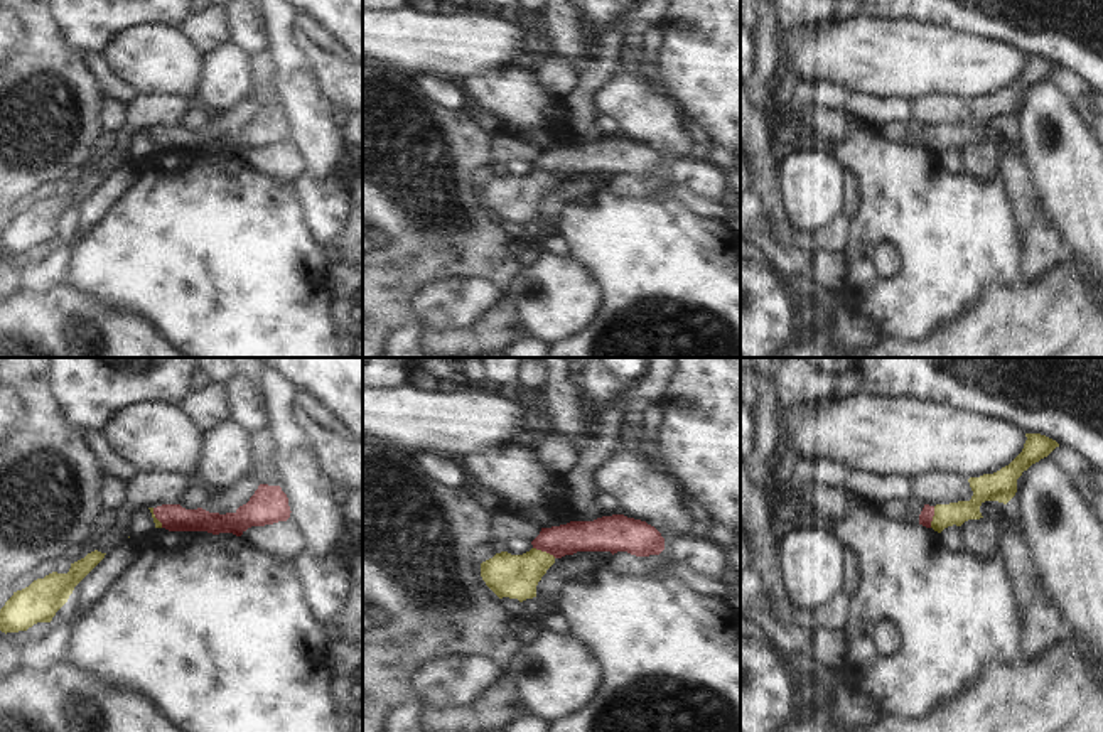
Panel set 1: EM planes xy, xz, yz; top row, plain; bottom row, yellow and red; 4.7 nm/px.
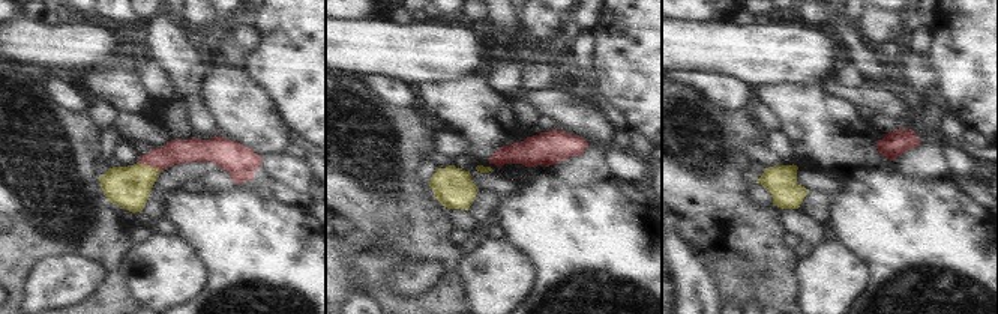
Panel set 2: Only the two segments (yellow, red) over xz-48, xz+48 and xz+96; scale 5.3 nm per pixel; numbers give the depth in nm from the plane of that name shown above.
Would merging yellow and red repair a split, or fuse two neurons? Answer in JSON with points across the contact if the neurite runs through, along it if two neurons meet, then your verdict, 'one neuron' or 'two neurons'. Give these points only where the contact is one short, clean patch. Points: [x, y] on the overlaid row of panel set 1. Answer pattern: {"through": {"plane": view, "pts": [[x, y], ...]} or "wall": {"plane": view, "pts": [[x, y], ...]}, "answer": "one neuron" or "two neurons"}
{"through": {"plane": "xz", "pts": [[510, 575], [521, 574], [545, 552], [555, 542], [574, 537]]}, "answer": "one neuron"}

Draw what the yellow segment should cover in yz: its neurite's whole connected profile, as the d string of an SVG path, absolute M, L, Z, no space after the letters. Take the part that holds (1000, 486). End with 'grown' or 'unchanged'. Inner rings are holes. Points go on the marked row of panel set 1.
M1025 433L1027 440L1022 452L1005 467L993 474L970 477L973 496L970 501L958 501L950 504L924 504L919 514L919 525L933 528L941 533L948 526L961 526L968 519L983 518L980 506L985 501L998 501L1007 504L1017 492L1017 479L1032 464L1047 457L1059 444L1041 433Z | grown

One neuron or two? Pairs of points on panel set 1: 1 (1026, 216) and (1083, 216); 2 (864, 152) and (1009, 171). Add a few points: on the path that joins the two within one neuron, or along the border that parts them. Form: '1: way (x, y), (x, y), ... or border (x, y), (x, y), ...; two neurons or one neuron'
1: border (1031, 181), (1065, 253); two neurons
2: border (997, 172), (1014, 209); two neurons

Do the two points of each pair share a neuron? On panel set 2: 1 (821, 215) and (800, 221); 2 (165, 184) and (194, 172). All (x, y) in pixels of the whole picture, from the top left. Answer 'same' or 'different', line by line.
1: different
2: same

